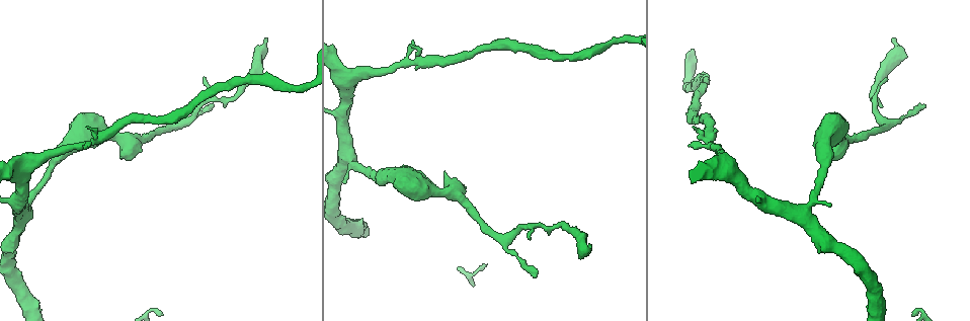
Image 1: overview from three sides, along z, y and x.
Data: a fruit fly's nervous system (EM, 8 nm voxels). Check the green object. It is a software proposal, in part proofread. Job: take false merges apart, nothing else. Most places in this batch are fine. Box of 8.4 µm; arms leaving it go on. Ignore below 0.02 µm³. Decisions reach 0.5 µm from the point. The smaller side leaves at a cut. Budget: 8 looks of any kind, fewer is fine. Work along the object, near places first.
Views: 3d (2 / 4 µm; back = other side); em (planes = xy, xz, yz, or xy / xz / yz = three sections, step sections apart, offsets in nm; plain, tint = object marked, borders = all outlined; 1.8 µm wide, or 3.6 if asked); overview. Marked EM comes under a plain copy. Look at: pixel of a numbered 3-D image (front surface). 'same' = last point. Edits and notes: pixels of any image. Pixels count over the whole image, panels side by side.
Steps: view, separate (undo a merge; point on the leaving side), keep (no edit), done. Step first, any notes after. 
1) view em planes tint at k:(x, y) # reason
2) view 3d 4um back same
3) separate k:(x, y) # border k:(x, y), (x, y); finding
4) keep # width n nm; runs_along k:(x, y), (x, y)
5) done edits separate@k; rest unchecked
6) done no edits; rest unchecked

view 3d 4um at 1:(572, 233)

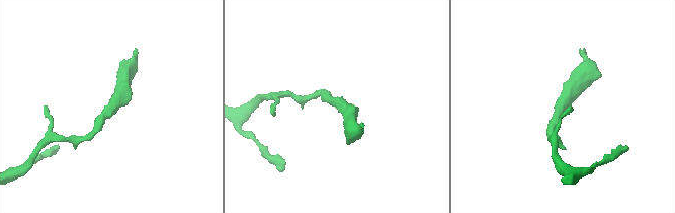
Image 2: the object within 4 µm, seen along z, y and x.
view em xy step 16 tint at 2:(337, 103)

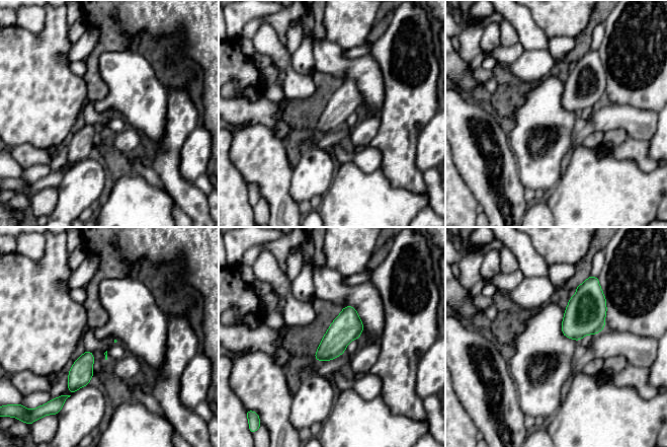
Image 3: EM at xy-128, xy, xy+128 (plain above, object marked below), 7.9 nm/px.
view em planes borders same # another direction

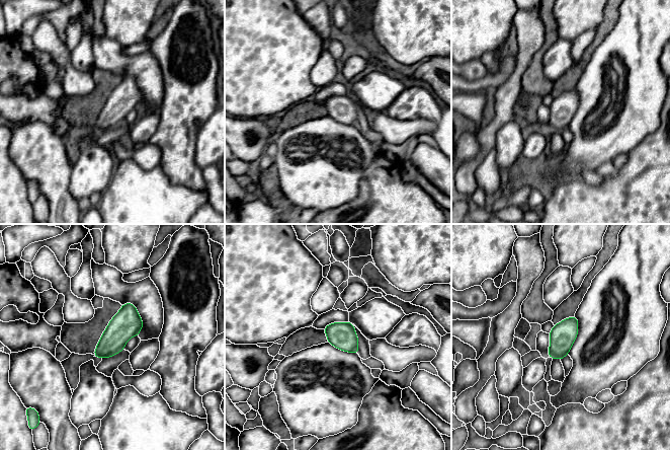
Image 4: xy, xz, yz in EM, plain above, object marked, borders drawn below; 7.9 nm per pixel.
keep # width 200 nm; continuous, no second neuron

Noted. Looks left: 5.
view em xz step 8 tint at 1:(452, 192) # sudden change in width

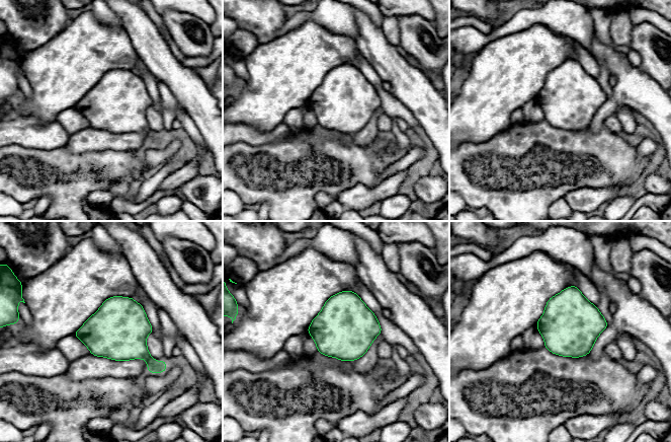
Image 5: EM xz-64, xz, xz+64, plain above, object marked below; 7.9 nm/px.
view em planes tint same # cut it another way

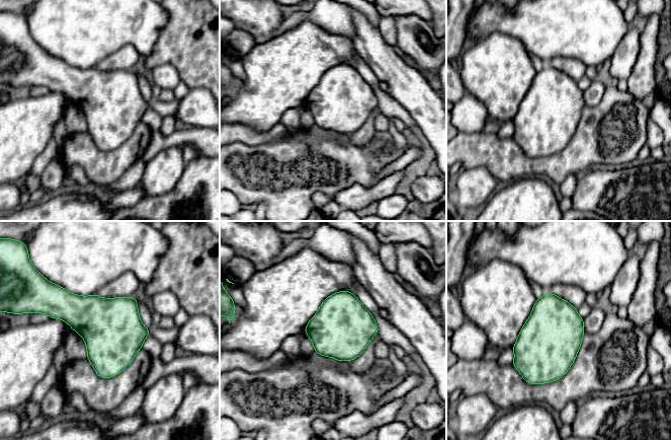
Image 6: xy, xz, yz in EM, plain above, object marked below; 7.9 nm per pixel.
keep # all the same neuron

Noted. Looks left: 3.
view 3d 2um back at 1:(74, 144) # calibre changes

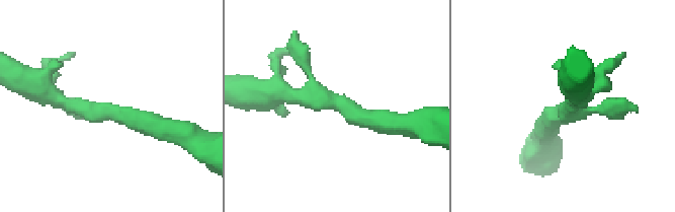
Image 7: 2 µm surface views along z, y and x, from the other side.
view em planes tint at 7:(339, 107) # need the tissue

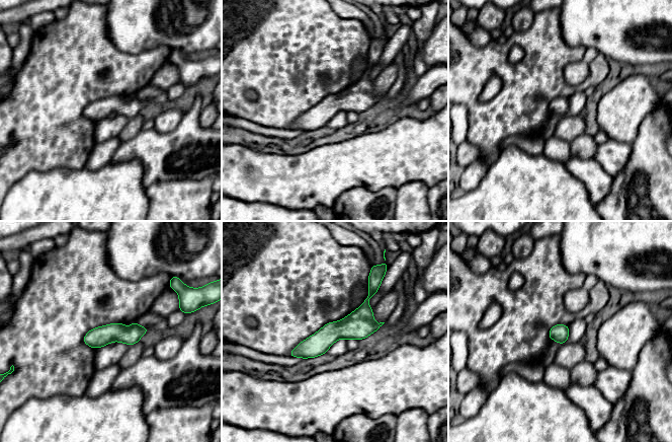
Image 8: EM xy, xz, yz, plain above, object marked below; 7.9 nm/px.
keep # width 140 nm; one neuron here

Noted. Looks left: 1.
done no edits; rest unchecked

